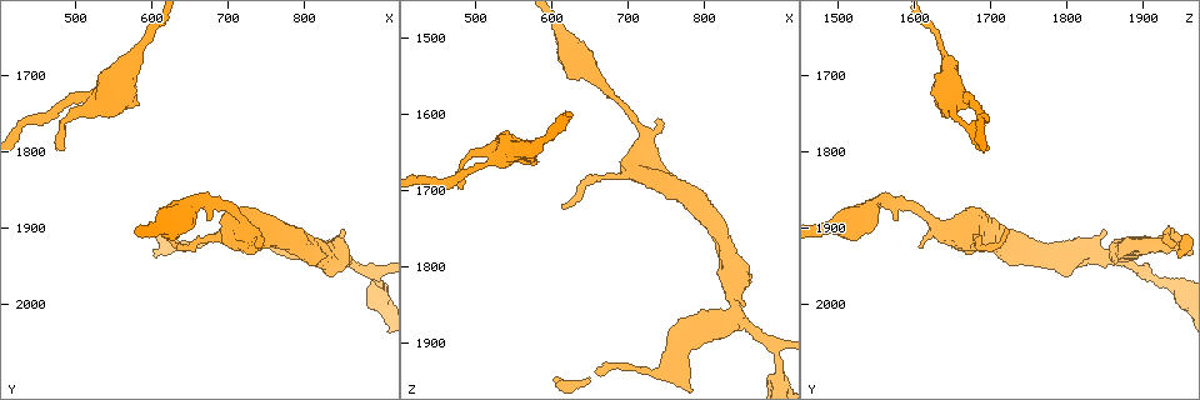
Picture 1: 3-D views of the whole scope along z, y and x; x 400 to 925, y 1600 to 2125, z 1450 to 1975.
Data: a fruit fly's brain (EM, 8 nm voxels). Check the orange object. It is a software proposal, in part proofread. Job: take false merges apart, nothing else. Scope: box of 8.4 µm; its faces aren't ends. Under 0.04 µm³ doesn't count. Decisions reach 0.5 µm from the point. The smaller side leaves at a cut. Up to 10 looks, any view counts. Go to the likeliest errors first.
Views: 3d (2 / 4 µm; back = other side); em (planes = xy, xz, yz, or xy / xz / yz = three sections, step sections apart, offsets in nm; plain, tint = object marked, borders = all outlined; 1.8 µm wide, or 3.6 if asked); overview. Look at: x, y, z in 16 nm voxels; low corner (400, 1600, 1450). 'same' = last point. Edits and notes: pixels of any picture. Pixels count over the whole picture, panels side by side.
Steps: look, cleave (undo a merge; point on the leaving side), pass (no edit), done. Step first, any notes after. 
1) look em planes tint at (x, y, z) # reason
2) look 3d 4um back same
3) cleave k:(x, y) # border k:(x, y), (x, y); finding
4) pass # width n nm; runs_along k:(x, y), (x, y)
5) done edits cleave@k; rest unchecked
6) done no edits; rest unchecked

look em planes plain at (720, 1910, 1665) # sudden change in width

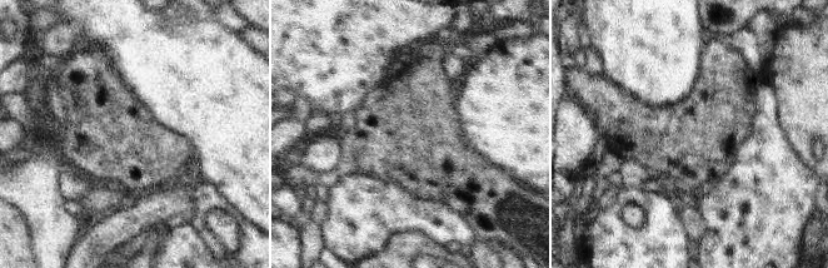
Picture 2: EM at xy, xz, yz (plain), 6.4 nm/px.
look em planes tint same # with the object marked

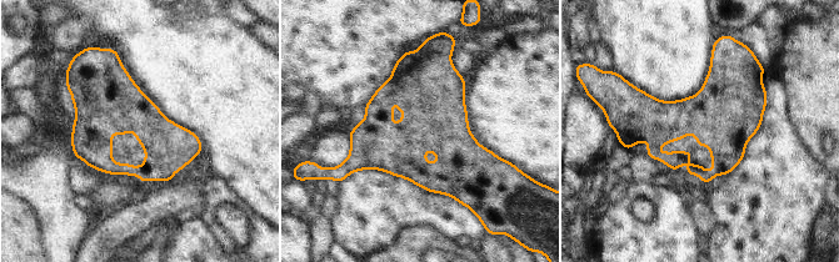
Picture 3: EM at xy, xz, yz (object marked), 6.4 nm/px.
pass # width 300 nm; continuous, no second neuron

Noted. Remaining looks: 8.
look em planes tint at (520, 1725, 1665) # sudden change in width

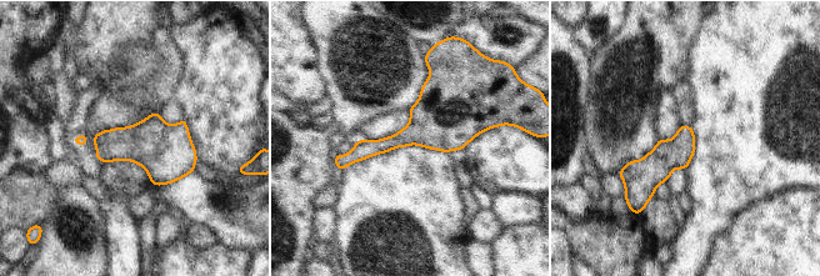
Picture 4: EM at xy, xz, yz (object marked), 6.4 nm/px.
pass # all the same neuron

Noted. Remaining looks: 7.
look 3d 4um at (625, 1900, 1510) # calibre changes

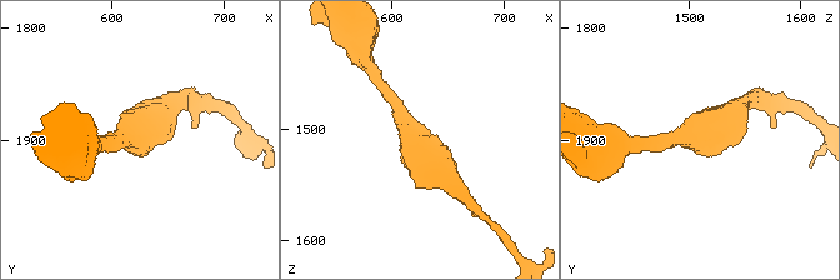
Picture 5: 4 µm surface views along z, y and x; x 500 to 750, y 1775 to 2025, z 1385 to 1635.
look em yz step 8 tint at (622, 1896, 1514) # shape alone is not enough

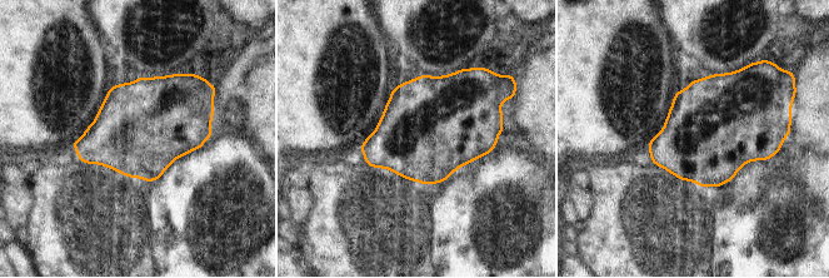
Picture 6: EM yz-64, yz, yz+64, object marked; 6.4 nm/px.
look em xz step 16 tint same

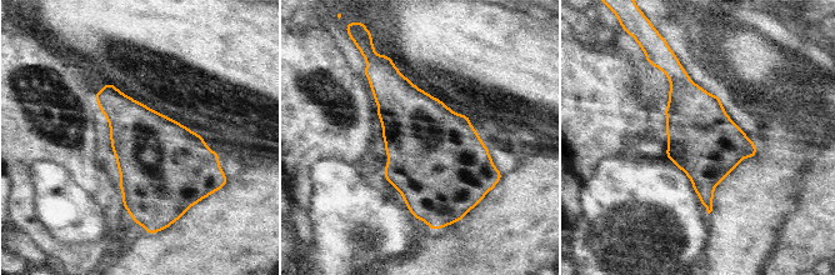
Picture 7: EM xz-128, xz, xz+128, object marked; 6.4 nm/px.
pass # width 460 nm; all the same neuron

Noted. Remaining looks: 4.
look em planes plain at (765, 1920, 1920) # sudden change in width

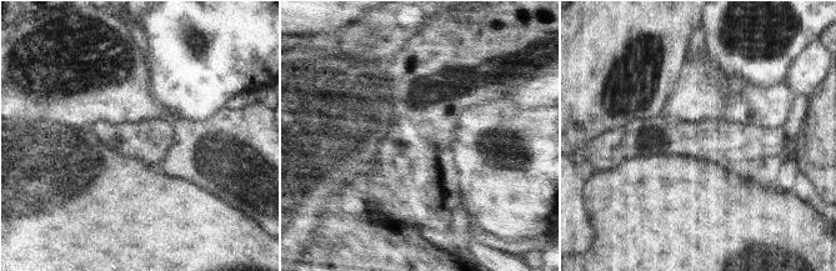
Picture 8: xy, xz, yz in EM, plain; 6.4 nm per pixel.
look em planes tint same

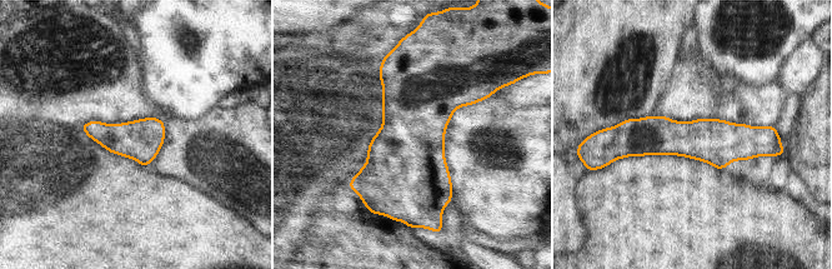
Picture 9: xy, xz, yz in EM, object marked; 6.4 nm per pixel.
pass # width 260 nm; runs_along 9:(617, 133), (767, 145); continuous, no second neuron

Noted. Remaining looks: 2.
done no edits; rest unchecked

